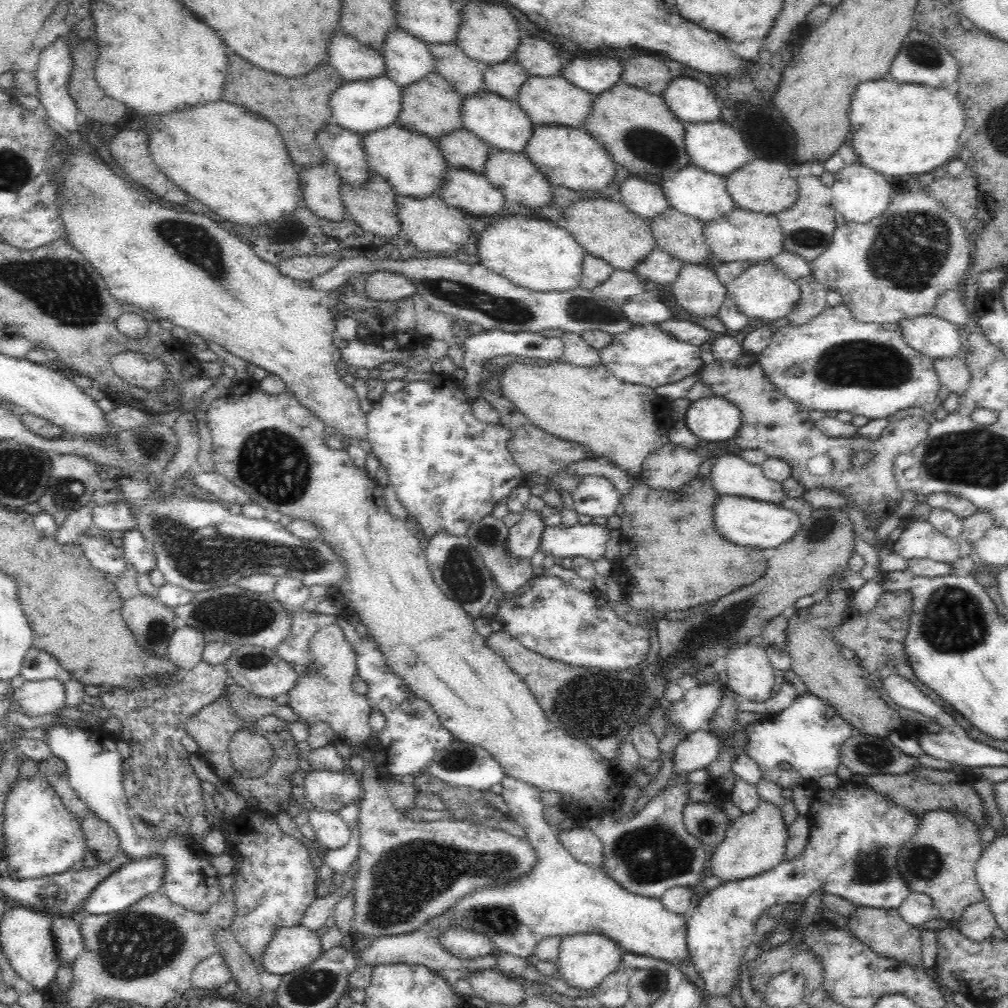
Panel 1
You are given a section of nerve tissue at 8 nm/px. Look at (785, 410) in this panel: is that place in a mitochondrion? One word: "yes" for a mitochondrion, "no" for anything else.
no

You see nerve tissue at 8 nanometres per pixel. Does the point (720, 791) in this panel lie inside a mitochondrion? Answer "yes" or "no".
yes

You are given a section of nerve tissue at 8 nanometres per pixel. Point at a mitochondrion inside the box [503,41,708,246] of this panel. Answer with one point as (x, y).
(651, 146)

